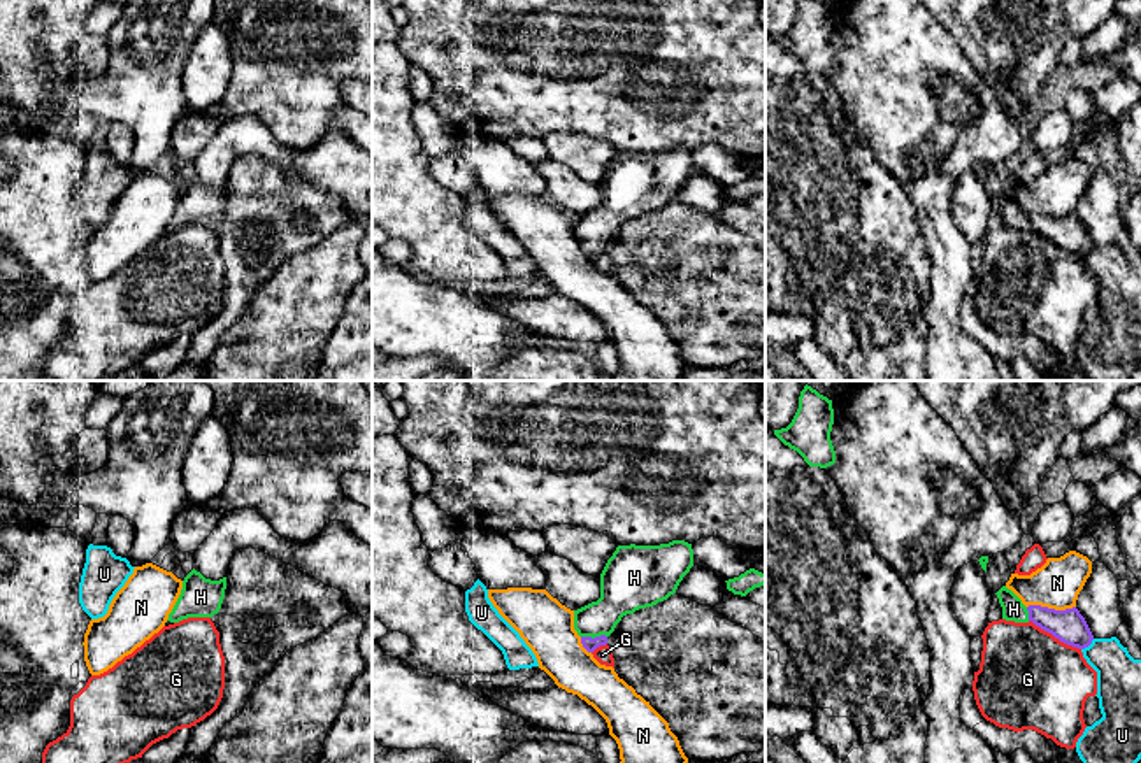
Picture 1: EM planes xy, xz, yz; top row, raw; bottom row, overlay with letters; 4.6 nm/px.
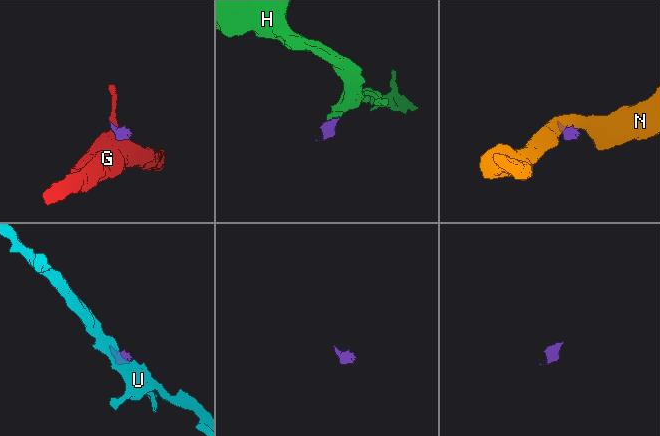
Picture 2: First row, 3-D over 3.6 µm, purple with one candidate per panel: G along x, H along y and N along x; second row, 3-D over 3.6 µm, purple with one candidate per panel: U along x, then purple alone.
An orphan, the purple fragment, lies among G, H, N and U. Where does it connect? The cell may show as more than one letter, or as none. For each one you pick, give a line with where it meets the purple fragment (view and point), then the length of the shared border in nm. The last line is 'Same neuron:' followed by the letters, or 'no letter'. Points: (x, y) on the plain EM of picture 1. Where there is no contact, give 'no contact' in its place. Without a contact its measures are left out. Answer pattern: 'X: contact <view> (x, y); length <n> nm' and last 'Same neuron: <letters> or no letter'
H: contact xz (595, 244); length 120 nm
Same neuron: H

